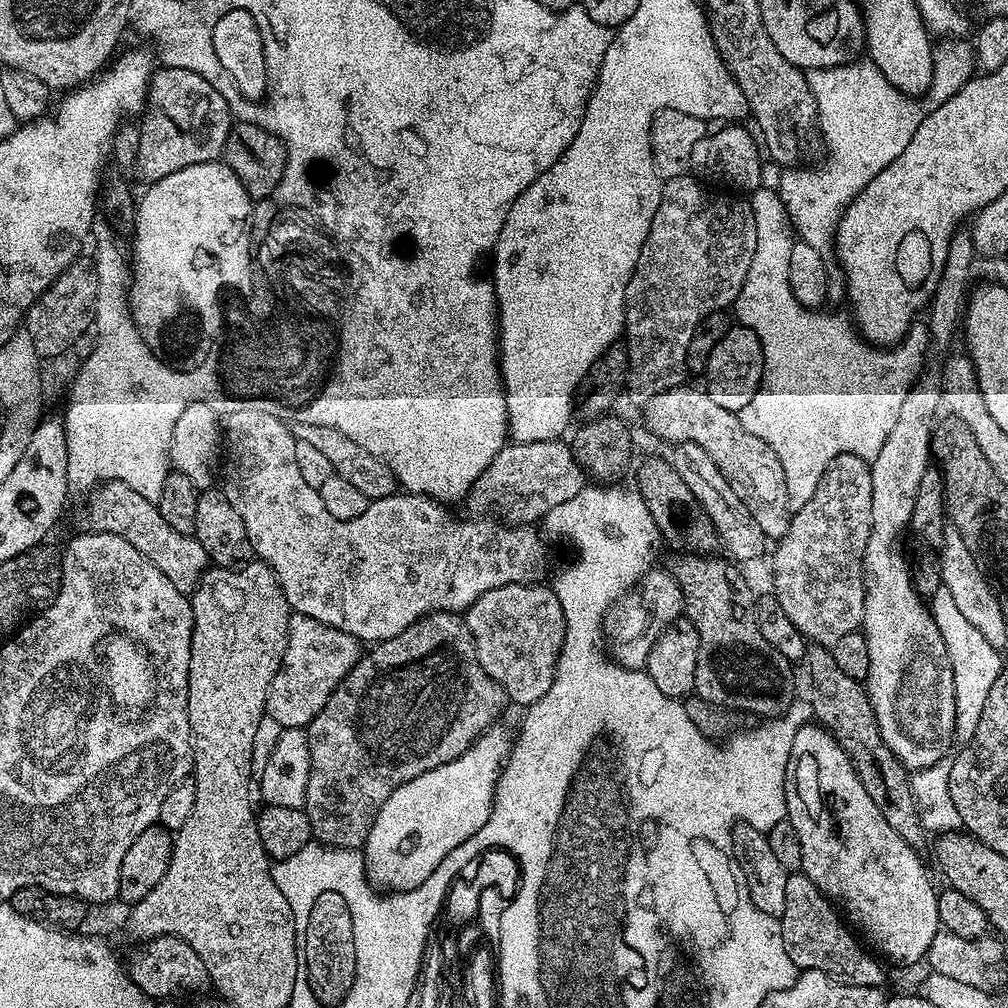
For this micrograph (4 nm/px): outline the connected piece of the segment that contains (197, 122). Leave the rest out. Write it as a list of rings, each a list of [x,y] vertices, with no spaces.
[[[163,66],[153,71],[148,83],[142,119],[134,172],[144,182],[161,180],[178,170],[186,170],[186,166],[219,161],[224,155],[226,134],[230,134],[234,123],[226,98],[206,78],[194,74],[194,70]]]

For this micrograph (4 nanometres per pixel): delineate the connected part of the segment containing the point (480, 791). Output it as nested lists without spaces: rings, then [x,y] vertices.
[[[493,726],[480,736],[472,745],[454,762],[446,762],[426,774],[418,774],[410,782],[395,788],[386,798],[382,810],[378,810],[378,818],[374,818],[374,826],[364,840],[362,855],[364,870],[368,879],[377,889],[393,892],[413,892],[434,870],[438,870],[438,862],[454,850],[454,846],[462,846],[466,838],[476,835],[478,830],[490,818],[492,813],[492,800],[496,796],[496,783],[500,778],[502,765],[510,752],[510,736]]]

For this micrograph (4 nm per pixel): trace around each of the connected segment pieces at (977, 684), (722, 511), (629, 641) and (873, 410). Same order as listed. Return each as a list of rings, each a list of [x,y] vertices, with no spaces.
[[[943,586],[930,596],[932,616],[938,622],[938,630],[942,630],[942,638],[946,642],[946,650],[950,654],[950,666],[954,670],[954,698],[956,699],[956,734],[961,741],[972,739],[974,730],[978,730],[978,718],[982,718],[982,706],[986,706],[986,698],[990,698],[990,686],[998,678],[1002,661],[1001,653],[958,610],[954,603],[954,594]]]
[[[694,442],[677,444],[671,451],[670,459],[674,470],[678,470],[678,474],[682,474],[682,482],[686,482],[686,486],[690,486],[694,498],[698,498],[698,502],[706,510],[710,522],[714,522],[719,543],[729,552],[725,553],[736,562],[758,559],[763,554],[764,547],[769,547],[770,541],[767,536],[762,534],[762,526],[758,526],[758,522],[754,522],[750,510],[746,510],[746,506],[742,506],[742,498],[738,498],[738,494],[734,494],[734,490],[730,490],[726,478],[722,476],[722,470],[718,470],[718,466],[714,464],[714,458],[710,458],[710,454],[706,454],[706,450],[702,450],[702,446],[698,446]]]
[[[659,566],[649,568],[648,573],[639,582],[638,591],[640,593],[637,596],[625,594],[612,605],[608,615],[604,617],[604,634],[610,648],[612,644],[611,659],[623,668],[640,670],[647,665],[648,655],[657,637],[657,633],[652,632],[652,612],[644,603],[652,600],[653,606],[656,607],[657,622],[660,626],[668,626],[681,615],[684,599],[675,576],[665,569],[663,572]]]
[[[748,272],[734,305],[734,316],[735,312],[743,327],[758,334],[764,351],[764,367],[771,370],[760,391],[746,402],[738,415],[750,434],[769,441],[774,454],[786,462],[793,505],[810,502],[824,471],[844,452],[869,462],[876,460],[882,446],[886,446],[886,438],[890,438],[892,424],[902,414],[902,402],[906,402],[908,392],[926,368],[916,336],[905,336],[899,344],[881,350],[861,339],[847,315],[827,316],[824,310],[804,308],[794,298],[790,282],[784,284],[784,272]]]

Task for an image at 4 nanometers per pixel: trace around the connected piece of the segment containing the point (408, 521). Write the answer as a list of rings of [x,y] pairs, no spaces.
[[[234,410],[226,416],[226,459],[222,464],[222,491],[226,498],[230,498],[230,506],[238,510],[242,522],[246,526],[246,534],[252,543],[253,553],[263,563],[272,569],[276,575],[276,581],[280,583],[282,594],[286,598],[289,609],[293,613],[309,616],[326,626],[334,626],[346,634],[356,637],[361,642],[379,642],[389,640],[402,630],[406,630],[414,622],[418,622],[422,617],[430,615],[432,612],[454,612],[463,613],[475,600],[482,598],[484,592],[498,586],[507,584],[534,584],[543,581],[544,575],[548,572],[548,548],[544,545],[544,540],[535,532],[535,527],[527,523],[516,522],[511,526],[505,526],[492,518],[472,518],[476,520],[459,520],[452,516],[451,507],[445,506],[439,500],[433,500],[431,496],[413,496],[411,494],[397,494],[387,496],[381,500],[373,500],[368,505],[366,514],[362,514],[353,520],[339,520],[322,506],[322,498],[319,491],[310,486],[306,486],[302,473],[296,472],[298,461],[294,459],[294,446],[296,437],[293,436],[291,427],[285,421],[280,420],[274,414],[269,414],[266,410]]]

